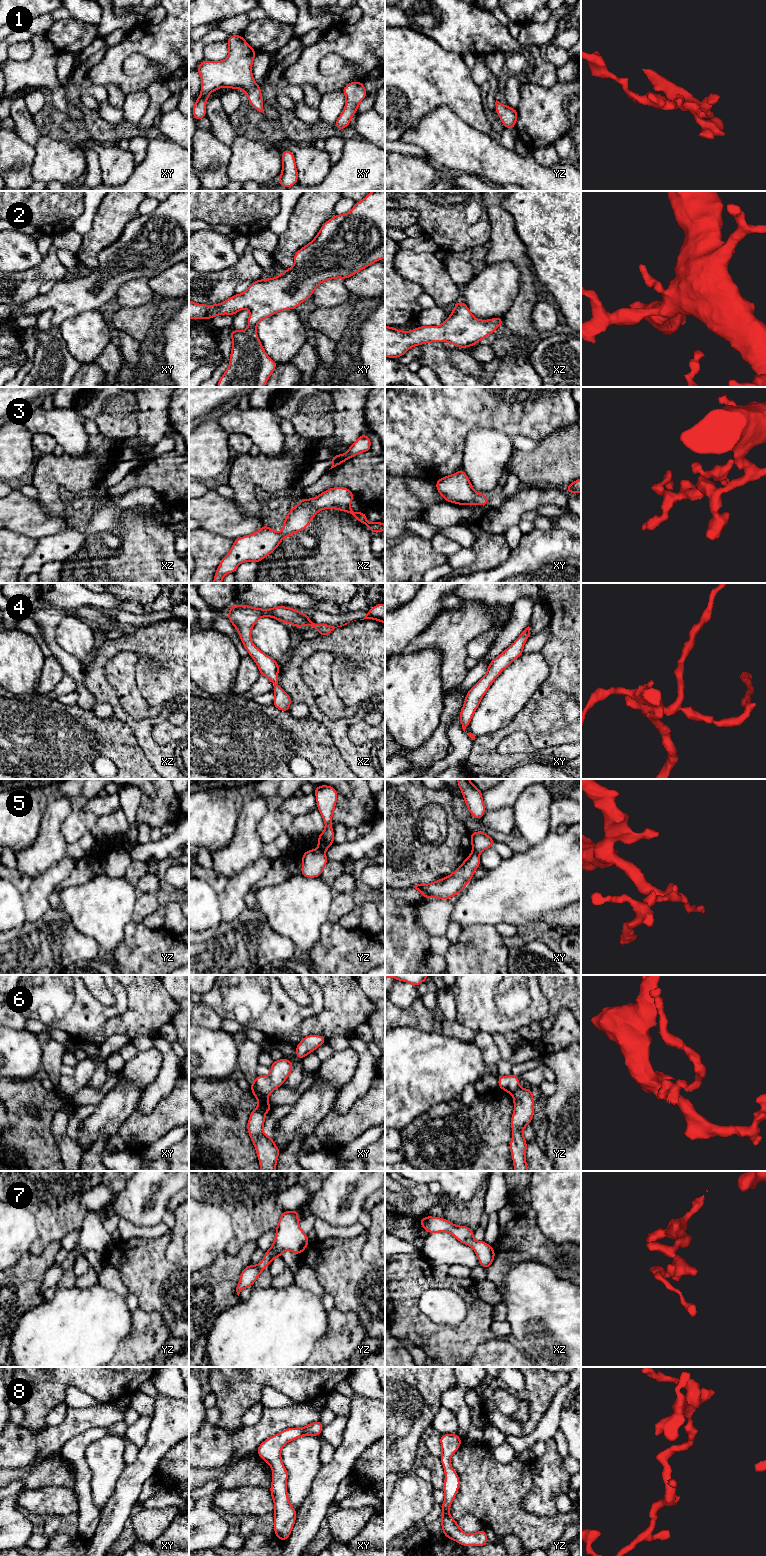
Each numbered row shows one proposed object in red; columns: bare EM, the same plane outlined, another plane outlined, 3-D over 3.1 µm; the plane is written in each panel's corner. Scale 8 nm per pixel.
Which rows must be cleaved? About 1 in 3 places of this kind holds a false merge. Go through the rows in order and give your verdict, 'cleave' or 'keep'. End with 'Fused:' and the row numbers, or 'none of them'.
1: keep
2: keep
3: keep
4: keep
5: cleave
6: cleave
7: keep
8: keep
Fused: 5, 6

